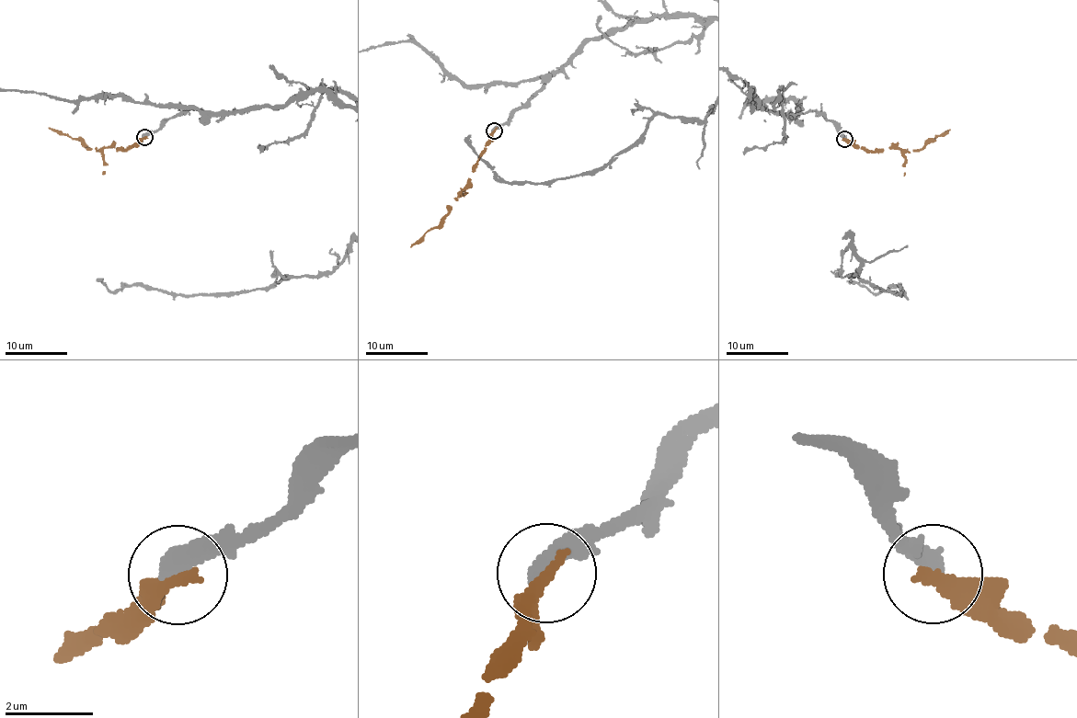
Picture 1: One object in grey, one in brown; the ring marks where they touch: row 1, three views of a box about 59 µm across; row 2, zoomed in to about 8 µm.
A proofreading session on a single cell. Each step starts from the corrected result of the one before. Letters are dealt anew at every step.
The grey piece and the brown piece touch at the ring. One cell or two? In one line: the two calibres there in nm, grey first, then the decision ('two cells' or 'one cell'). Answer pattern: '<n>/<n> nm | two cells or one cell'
480/360 nm | two cells

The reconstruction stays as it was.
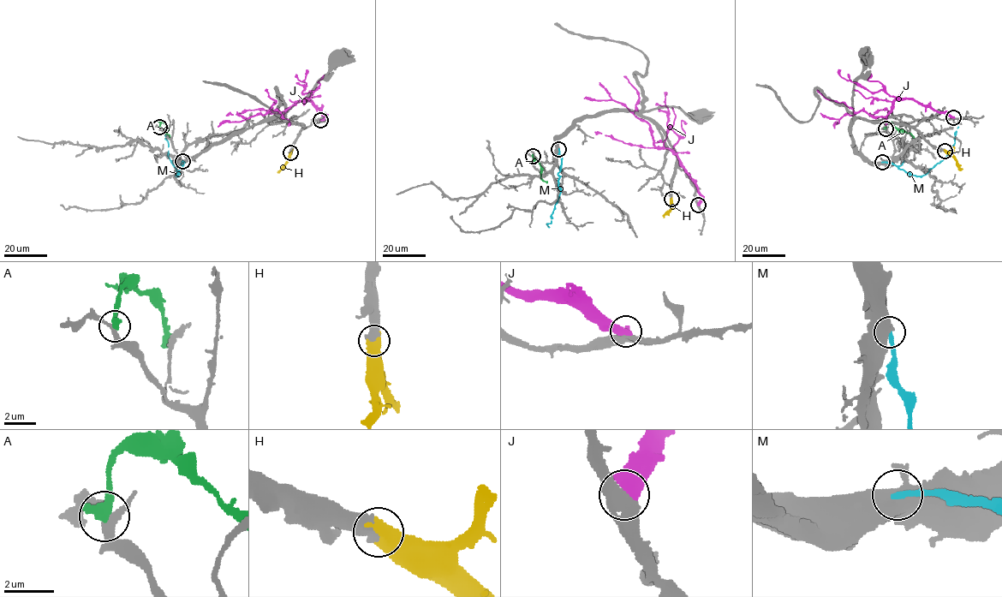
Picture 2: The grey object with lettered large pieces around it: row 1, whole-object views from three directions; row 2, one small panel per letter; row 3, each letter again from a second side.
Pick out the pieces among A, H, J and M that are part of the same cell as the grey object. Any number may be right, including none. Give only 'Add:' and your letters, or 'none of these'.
Add: H

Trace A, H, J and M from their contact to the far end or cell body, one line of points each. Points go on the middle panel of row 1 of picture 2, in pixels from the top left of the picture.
A: (533, 156), (540, 165), (540, 177), (547, 182)
H: (670, 199), (671, 207), (664, 217)
J: (698, 205), (700, 197), (697, 186), (676, 155), (654, 146), (650, 126), (612, 100), (584, 98)
M: (558, 149), (561, 161), (557, 174), (561, 192), (551, 223), (547, 223), (549, 227)

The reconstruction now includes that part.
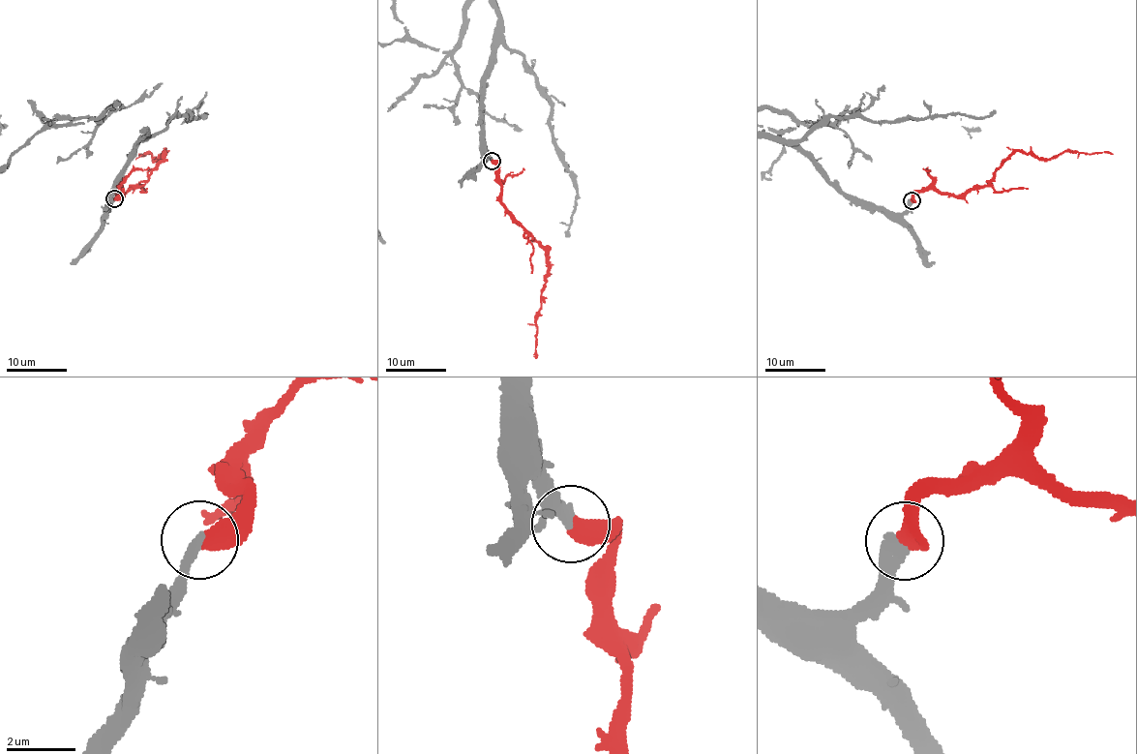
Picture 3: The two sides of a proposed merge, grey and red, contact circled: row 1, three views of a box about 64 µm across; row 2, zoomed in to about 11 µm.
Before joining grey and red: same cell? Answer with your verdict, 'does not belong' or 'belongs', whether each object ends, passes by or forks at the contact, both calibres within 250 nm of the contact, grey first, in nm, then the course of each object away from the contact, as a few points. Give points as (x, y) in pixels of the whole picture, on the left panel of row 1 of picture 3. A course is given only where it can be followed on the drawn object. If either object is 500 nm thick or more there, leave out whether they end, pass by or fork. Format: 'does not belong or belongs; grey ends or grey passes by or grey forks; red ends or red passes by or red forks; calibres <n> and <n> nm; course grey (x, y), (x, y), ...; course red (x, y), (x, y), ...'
belongs; grey ends; red ends; calibres 360 and 440 nm; course red (114, 198), (119, 188), (125, 195), (140, 187), (163, 151), (157, 160), (149, 152), (141, 156)

